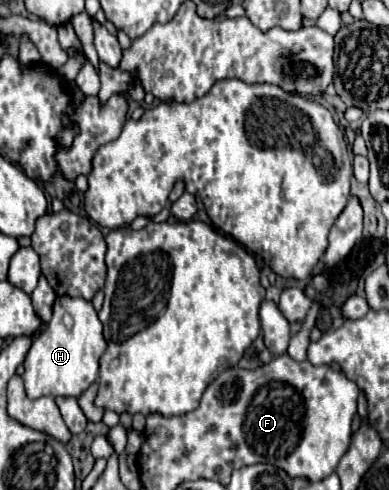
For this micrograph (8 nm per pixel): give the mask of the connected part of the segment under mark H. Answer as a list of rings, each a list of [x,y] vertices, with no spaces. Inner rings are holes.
[[[58,297],[54,303],[54,315],[42,335],[32,343],[26,361],[24,361],[24,387],[30,399],[38,399],[42,395],[52,397],[80,397],[98,377],[98,359],[108,347],[102,335],[102,323],[92,303],[84,299]],[[64,313],[74,317],[74,327],[66,329],[62,323]]]

